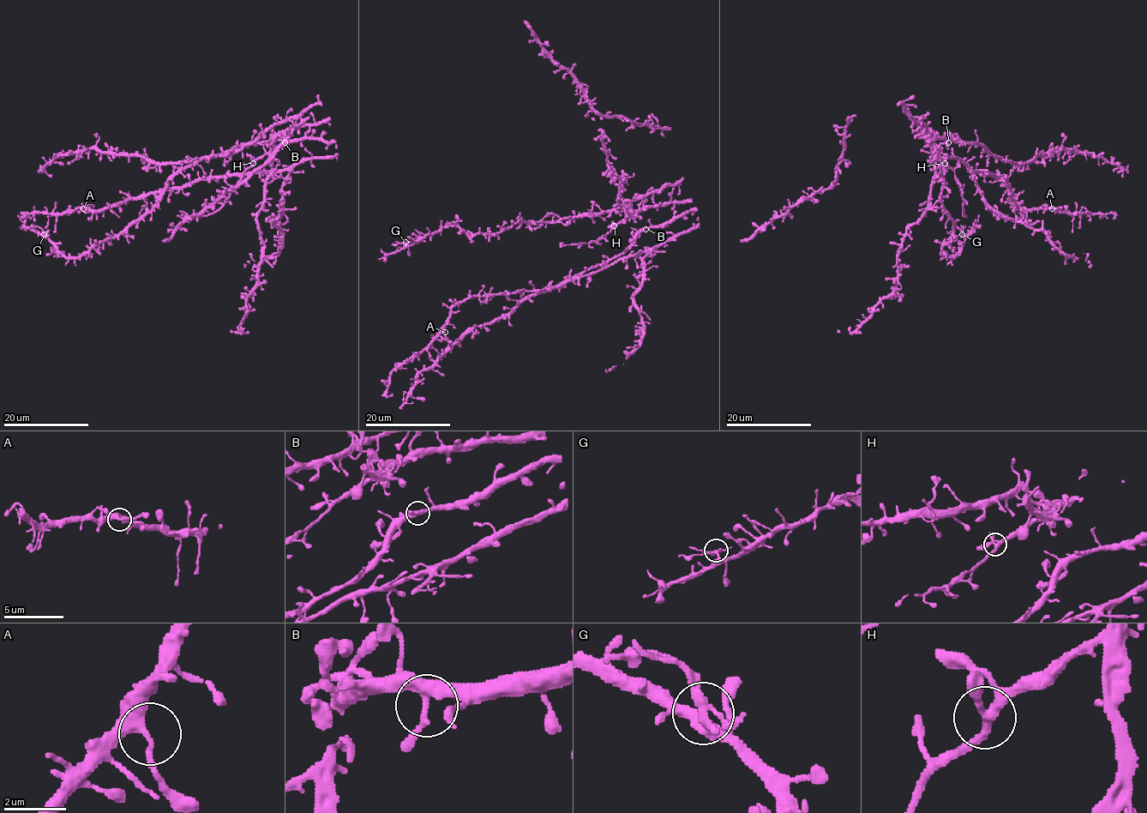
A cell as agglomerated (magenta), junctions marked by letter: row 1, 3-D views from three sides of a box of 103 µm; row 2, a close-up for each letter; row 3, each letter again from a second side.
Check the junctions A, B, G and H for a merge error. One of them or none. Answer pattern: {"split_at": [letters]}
{"split_at": ["G"]}

